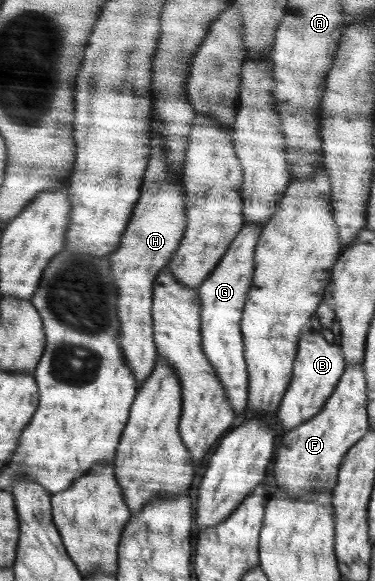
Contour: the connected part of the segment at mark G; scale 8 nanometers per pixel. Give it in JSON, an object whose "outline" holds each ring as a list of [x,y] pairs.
{"outline":[[[260,223],[244,224],[244,232],[236,235],[228,247],[227,254],[208,278],[198,287],[200,293],[200,310],[204,312],[204,351],[208,360],[216,364],[215,369],[223,382],[231,405],[238,413],[247,412],[247,396],[250,394],[250,373],[246,369],[244,340],[241,332],[243,308],[252,286],[255,274],[255,250],[259,244]]]}

